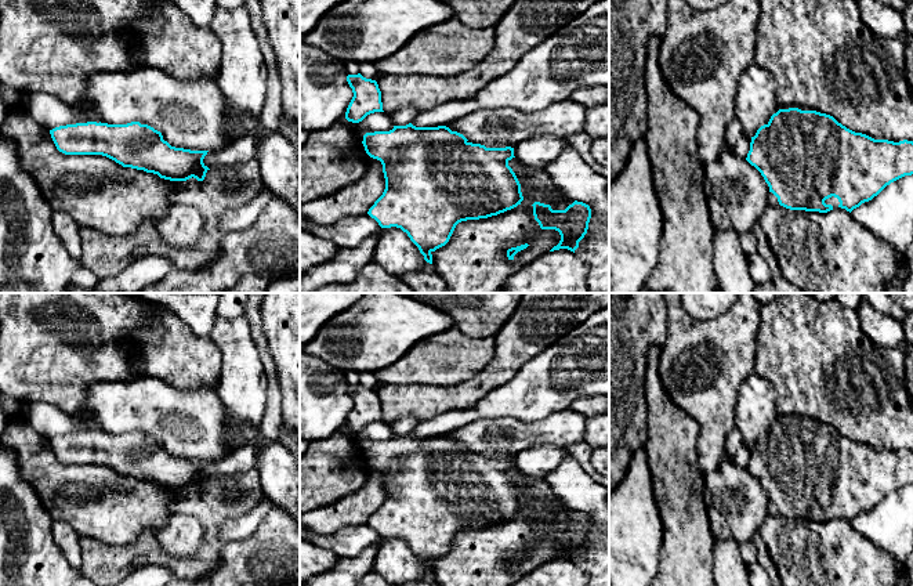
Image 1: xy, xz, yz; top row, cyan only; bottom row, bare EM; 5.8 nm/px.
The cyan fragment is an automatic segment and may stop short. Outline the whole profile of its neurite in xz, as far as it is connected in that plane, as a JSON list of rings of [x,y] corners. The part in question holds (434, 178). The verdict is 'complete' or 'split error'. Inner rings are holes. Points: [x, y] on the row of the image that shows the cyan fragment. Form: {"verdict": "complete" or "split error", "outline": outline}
{"verdict": "complete", "outline": [[[394,126],[390,131],[366,133],[366,153],[381,162],[385,178],[383,195],[367,214],[381,228],[396,227],[407,234],[424,260],[432,264],[432,252],[445,246],[456,225],[467,220],[497,216],[521,205],[521,184],[508,166],[514,148],[486,148],[470,142],[446,126]]]}

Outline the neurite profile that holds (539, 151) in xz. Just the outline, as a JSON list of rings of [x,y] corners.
[[[535,135],[515,145],[514,156],[525,166],[544,170],[559,158],[568,145],[565,138],[555,135]]]

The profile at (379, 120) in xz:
[[[374,112],[374,113],[367,115],[359,123],[349,122],[349,126],[351,126],[355,137],[362,142],[363,135],[366,133],[390,131],[394,129],[395,124],[391,119],[391,115],[388,115],[385,112]]]

